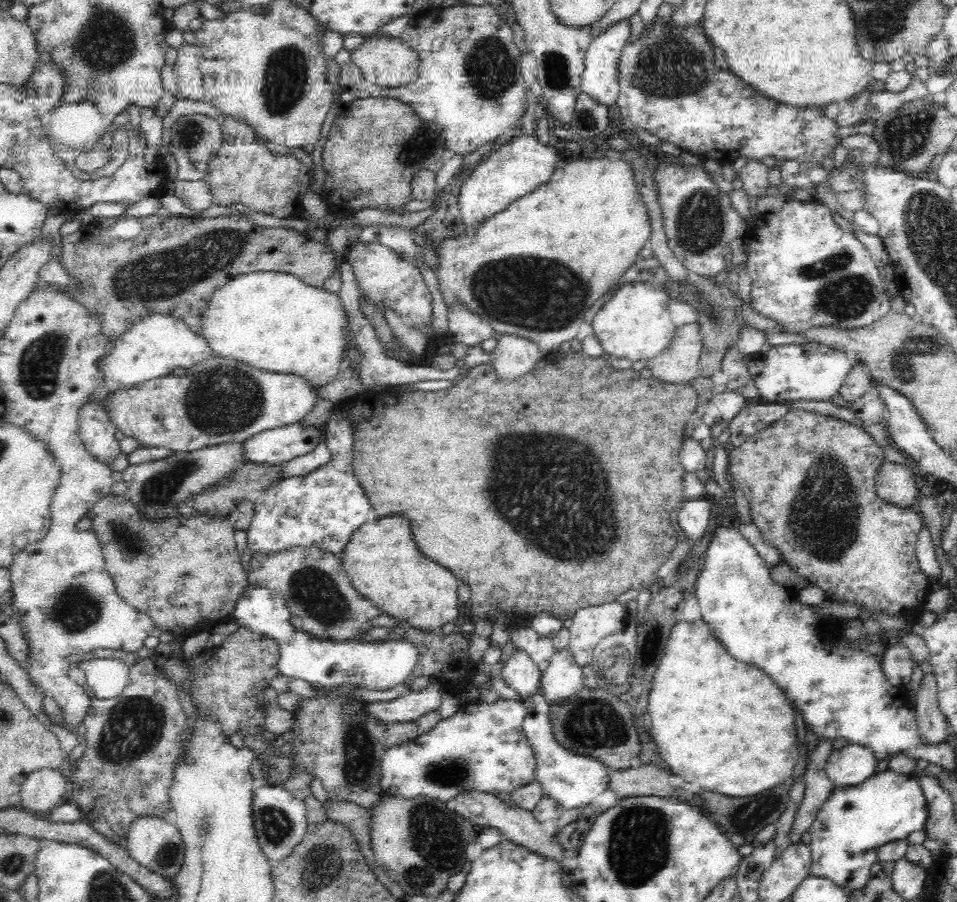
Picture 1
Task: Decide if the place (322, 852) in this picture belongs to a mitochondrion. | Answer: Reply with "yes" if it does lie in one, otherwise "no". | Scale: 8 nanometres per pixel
yes

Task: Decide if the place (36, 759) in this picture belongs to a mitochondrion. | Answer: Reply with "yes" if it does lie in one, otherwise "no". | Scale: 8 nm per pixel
no

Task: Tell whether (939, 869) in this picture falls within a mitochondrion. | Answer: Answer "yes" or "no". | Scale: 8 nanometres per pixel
no

